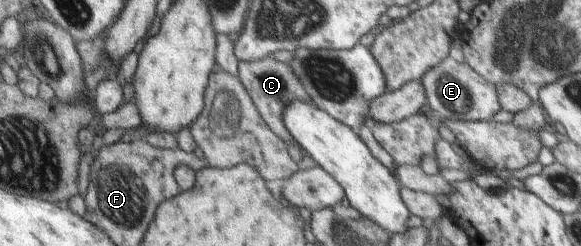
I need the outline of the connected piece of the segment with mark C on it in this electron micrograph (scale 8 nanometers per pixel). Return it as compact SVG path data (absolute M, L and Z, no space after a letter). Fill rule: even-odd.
M267 56L262 60L254 62L238 62L238 80L245 88L254 108L259 113L263 123L274 133L281 141L293 141L290 132L287 131L285 123L283 123L282 115L285 111L286 103L291 103L295 100L311 102L310 96L306 93L301 81L294 74L293 68L288 64L274 61L271 56Z

